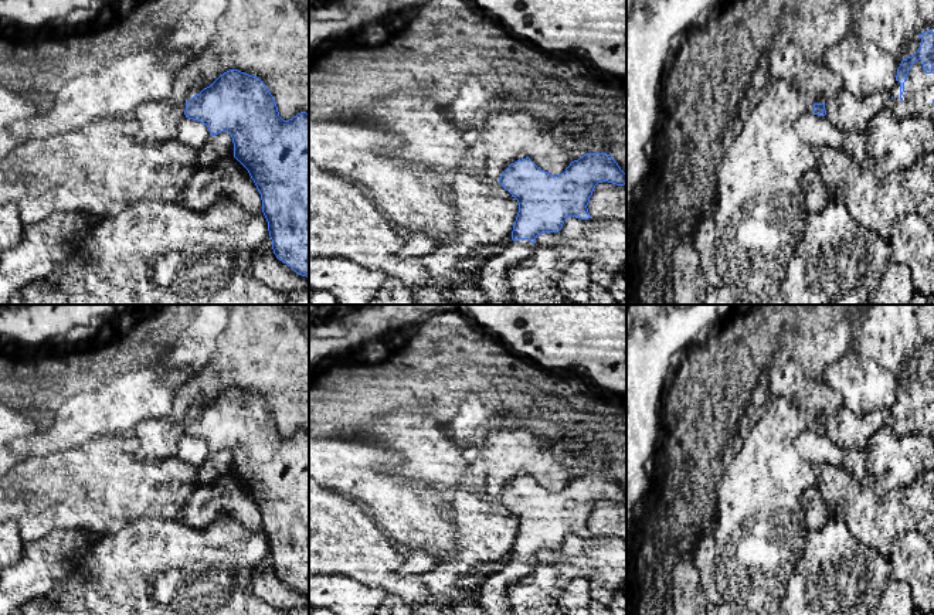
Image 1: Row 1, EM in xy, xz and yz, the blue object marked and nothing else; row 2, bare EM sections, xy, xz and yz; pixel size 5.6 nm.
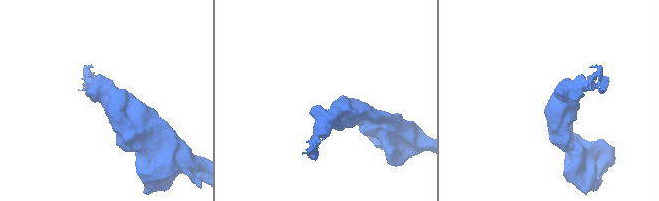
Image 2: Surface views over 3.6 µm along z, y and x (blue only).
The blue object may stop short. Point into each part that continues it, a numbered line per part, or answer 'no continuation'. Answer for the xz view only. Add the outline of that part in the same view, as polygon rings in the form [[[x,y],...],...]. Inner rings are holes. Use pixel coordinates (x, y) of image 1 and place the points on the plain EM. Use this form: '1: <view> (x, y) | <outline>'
1: xz (493, 594) | [[[529,557],[512,558],[502,572],[486,578],[483,582],[478,604],[486,615],[512,615],[507,601],[509,587],[530,575],[534,568],[534,561]]]

